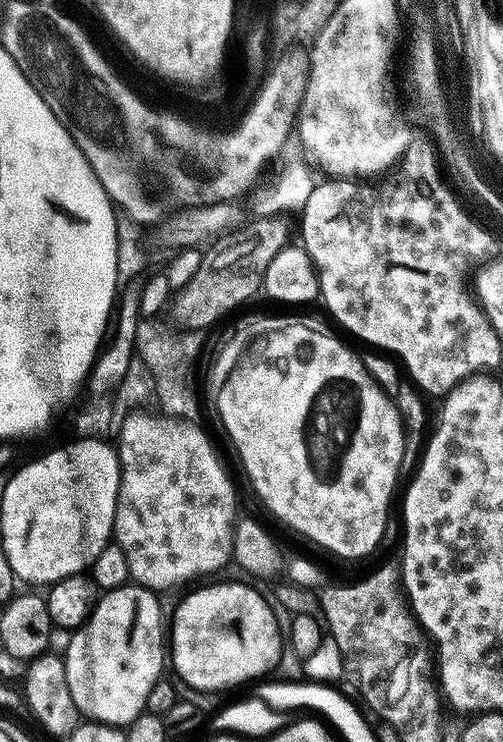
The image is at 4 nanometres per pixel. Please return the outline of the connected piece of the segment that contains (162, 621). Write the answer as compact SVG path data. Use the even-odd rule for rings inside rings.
M135 582L120 588L109 588L96 601L96 608L87 624L80 625L71 633L68 652L63 653L66 678L70 694L78 706L81 717L99 720L101 724L127 726L144 715L150 690L154 682L162 679L160 672L166 668L166 616L160 613L157 593Z

